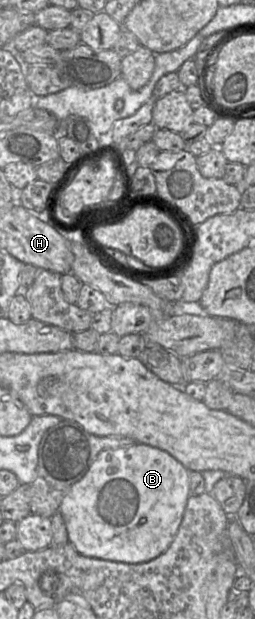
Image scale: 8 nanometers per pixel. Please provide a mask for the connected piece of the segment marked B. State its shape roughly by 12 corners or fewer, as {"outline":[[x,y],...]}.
{"outline":[[146,444],[101,451],[59,506],[86,557],[174,540],[189,471]]}

